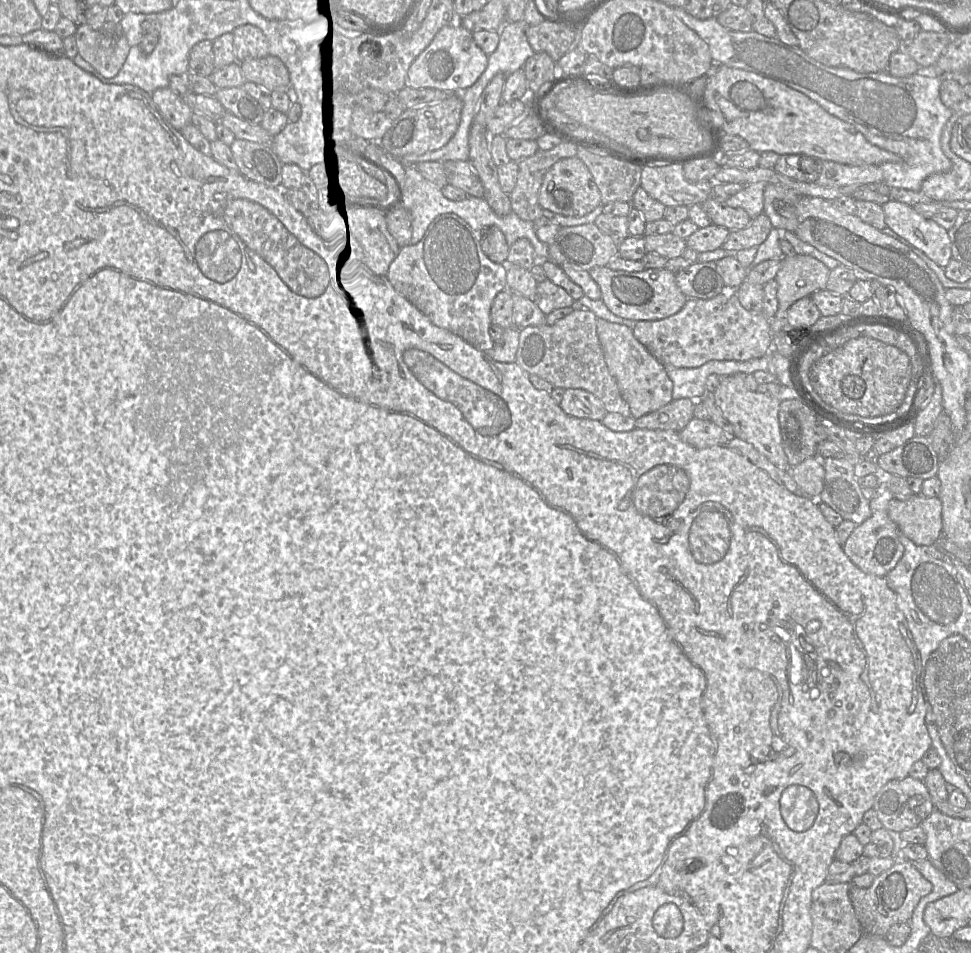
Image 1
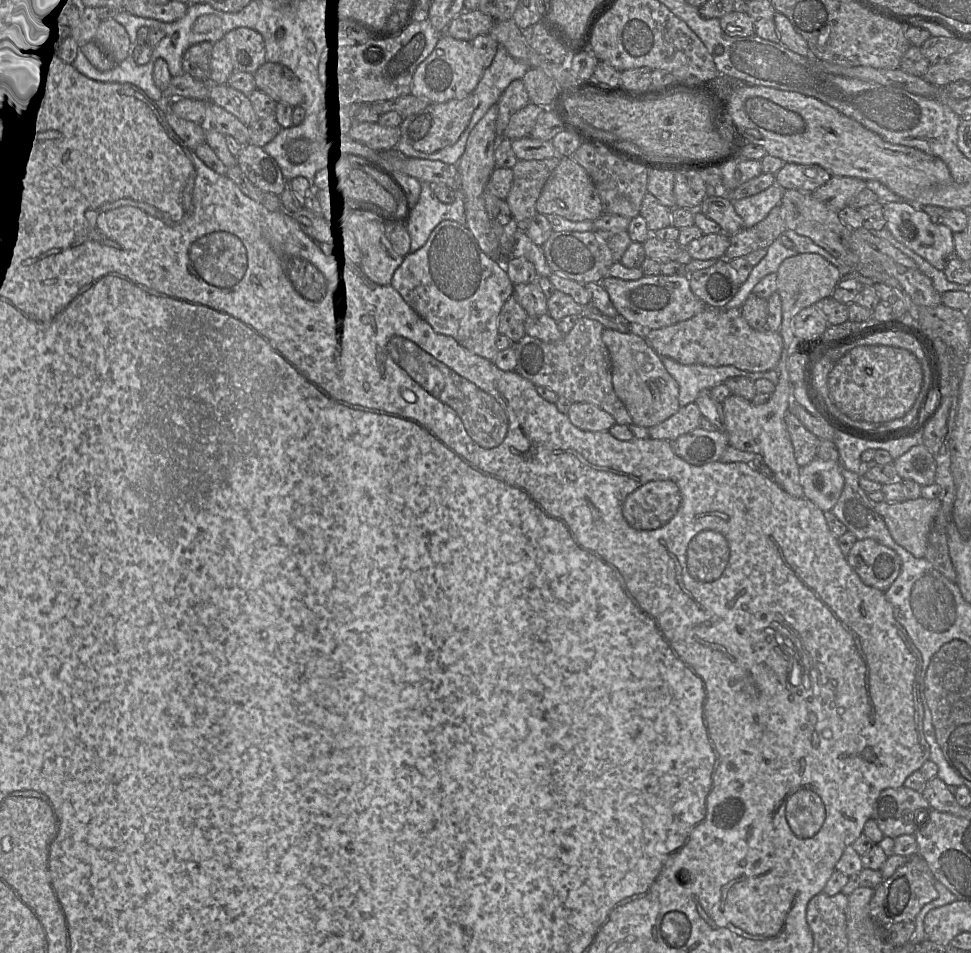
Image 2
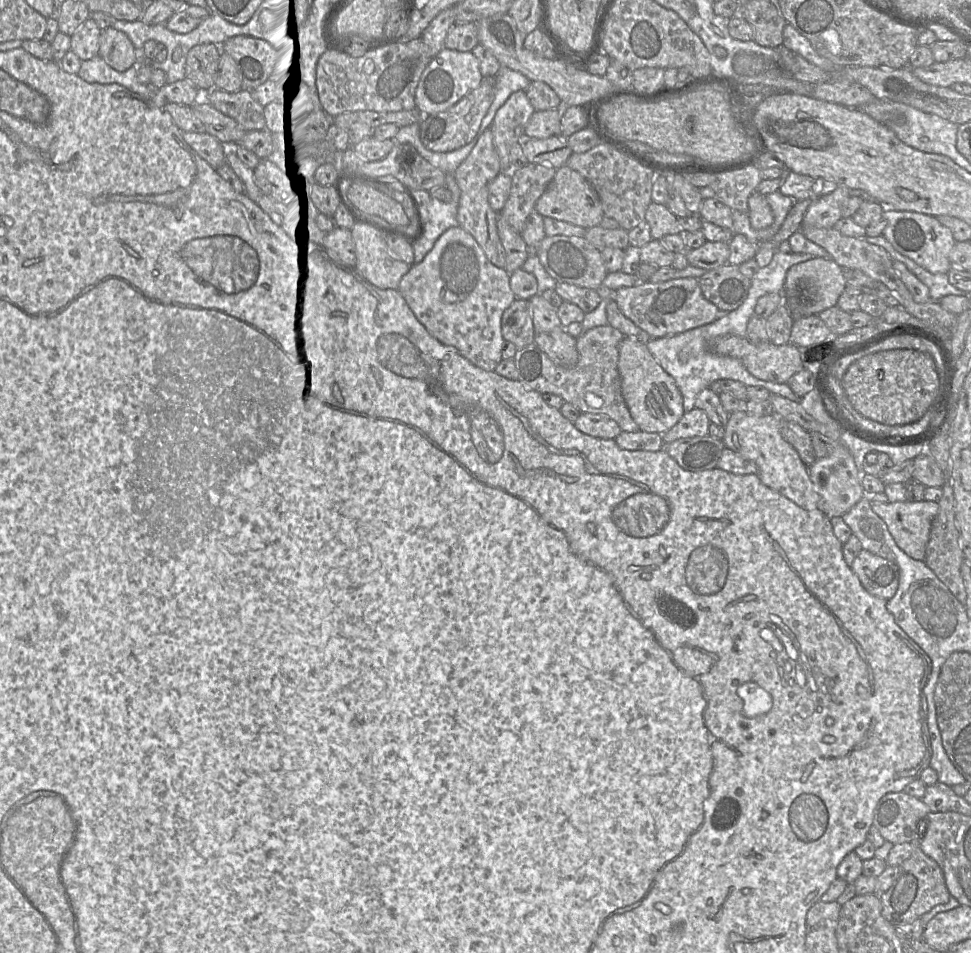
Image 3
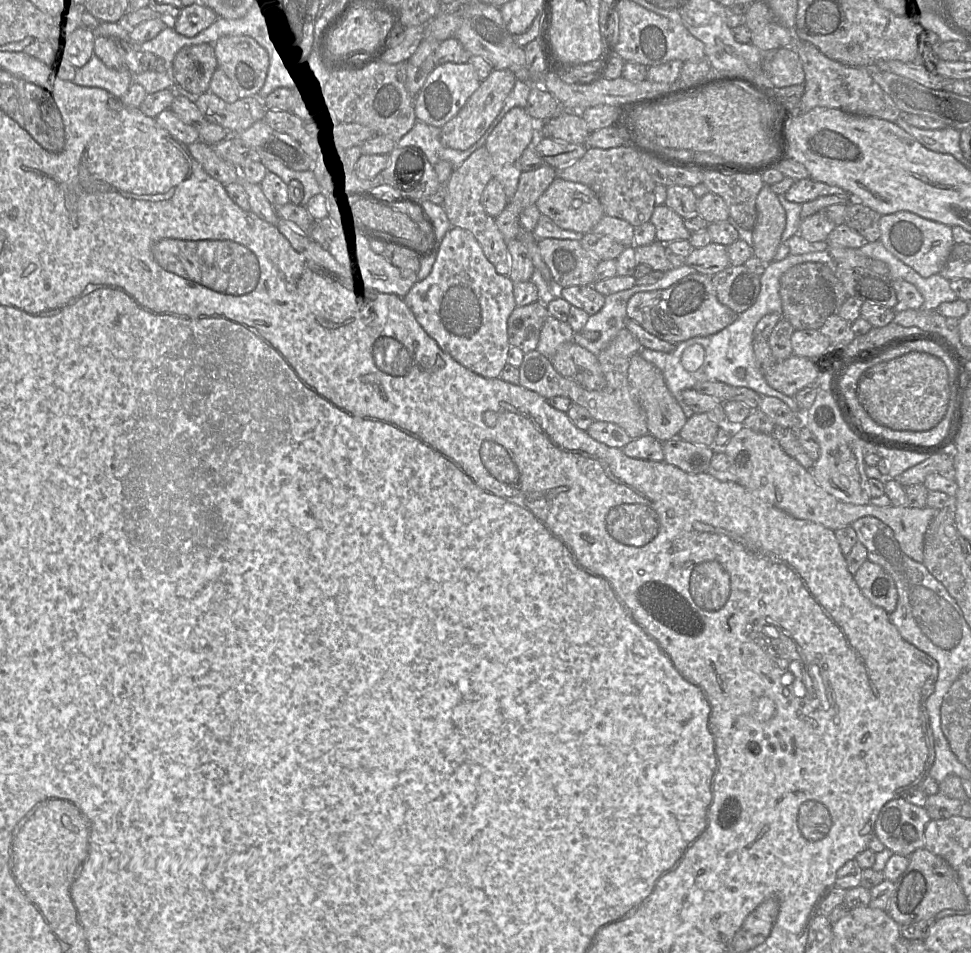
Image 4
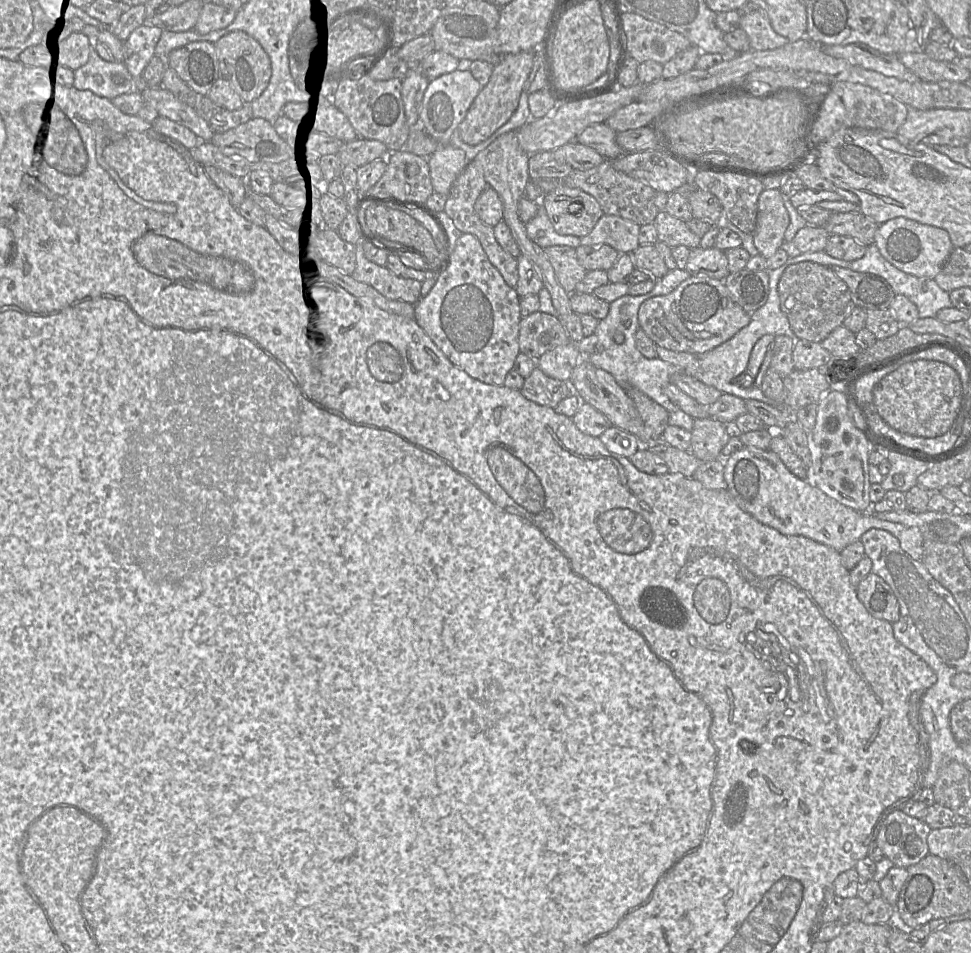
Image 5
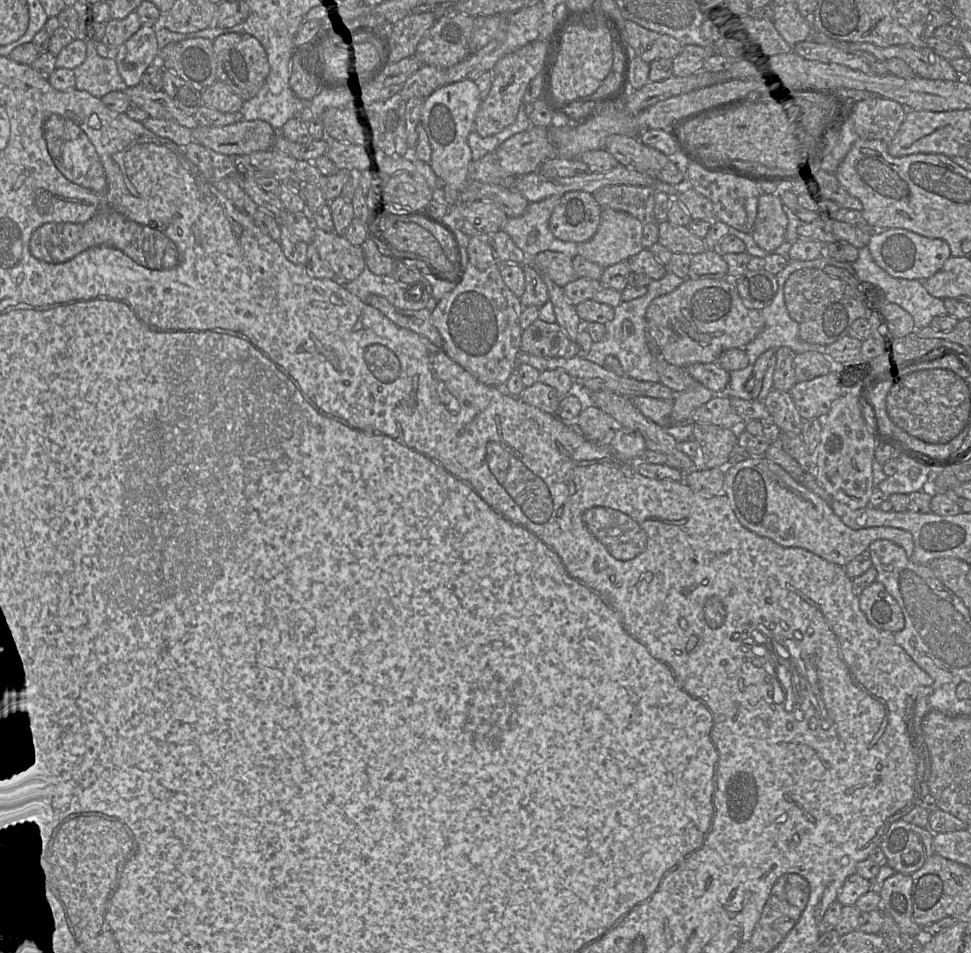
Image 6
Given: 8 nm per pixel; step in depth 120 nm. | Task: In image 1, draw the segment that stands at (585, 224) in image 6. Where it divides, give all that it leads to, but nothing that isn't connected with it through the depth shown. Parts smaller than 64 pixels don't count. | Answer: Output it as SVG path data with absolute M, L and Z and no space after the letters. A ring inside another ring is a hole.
M577 157L557 161L544 175L539 191L539 204L543 209L570 217L583 217L598 207L600 191L587 166Z

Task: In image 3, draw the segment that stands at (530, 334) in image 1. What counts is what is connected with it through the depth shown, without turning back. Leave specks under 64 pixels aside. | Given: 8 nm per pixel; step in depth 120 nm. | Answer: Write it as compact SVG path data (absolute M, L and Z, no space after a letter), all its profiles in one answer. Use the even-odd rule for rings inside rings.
M608 324L583 332L576 338L579 359L573 367L555 364L536 344L529 344L518 349L514 357L518 380L540 394L560 396L581 413L605 415L615 421L624 432L637 432L639 427L633 421L622 396L618 371L619 344L624 337L618 329Z

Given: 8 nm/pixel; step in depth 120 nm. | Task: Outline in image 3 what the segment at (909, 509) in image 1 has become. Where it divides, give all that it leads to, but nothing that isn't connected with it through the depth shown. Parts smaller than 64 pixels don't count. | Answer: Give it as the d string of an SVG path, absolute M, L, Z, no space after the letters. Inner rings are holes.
M871 502L871 508L885 522L895 543L905 554L925 561L931 524L939 511L938 502Z

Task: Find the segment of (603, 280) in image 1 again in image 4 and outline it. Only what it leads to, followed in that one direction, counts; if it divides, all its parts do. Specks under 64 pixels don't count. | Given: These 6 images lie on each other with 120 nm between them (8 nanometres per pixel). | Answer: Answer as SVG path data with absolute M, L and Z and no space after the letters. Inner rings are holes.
M700 273L687 275L665 289L635 293L627 302L626 313L628 318L635 321L648 333L673 345L690 338L713 335L732 324L738 315L719 302L711 282L711 276Z

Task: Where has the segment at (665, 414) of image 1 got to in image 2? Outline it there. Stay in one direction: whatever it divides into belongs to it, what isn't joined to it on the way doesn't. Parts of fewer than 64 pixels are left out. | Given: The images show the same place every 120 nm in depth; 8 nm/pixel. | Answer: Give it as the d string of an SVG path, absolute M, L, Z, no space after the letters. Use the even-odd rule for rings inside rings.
M695 402L689 403L671 417L658 425L648 428L649 435L653 439L675 441L684 435L700 427L700 409Z

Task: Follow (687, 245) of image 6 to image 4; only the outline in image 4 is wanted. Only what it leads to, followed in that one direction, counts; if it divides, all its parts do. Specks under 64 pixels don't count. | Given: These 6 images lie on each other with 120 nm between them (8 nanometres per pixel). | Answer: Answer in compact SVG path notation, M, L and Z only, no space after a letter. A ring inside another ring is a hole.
M665 205L655 206L650 222L656 228L656 240L663 244L688 240L692 234L685 227L684 219Z

